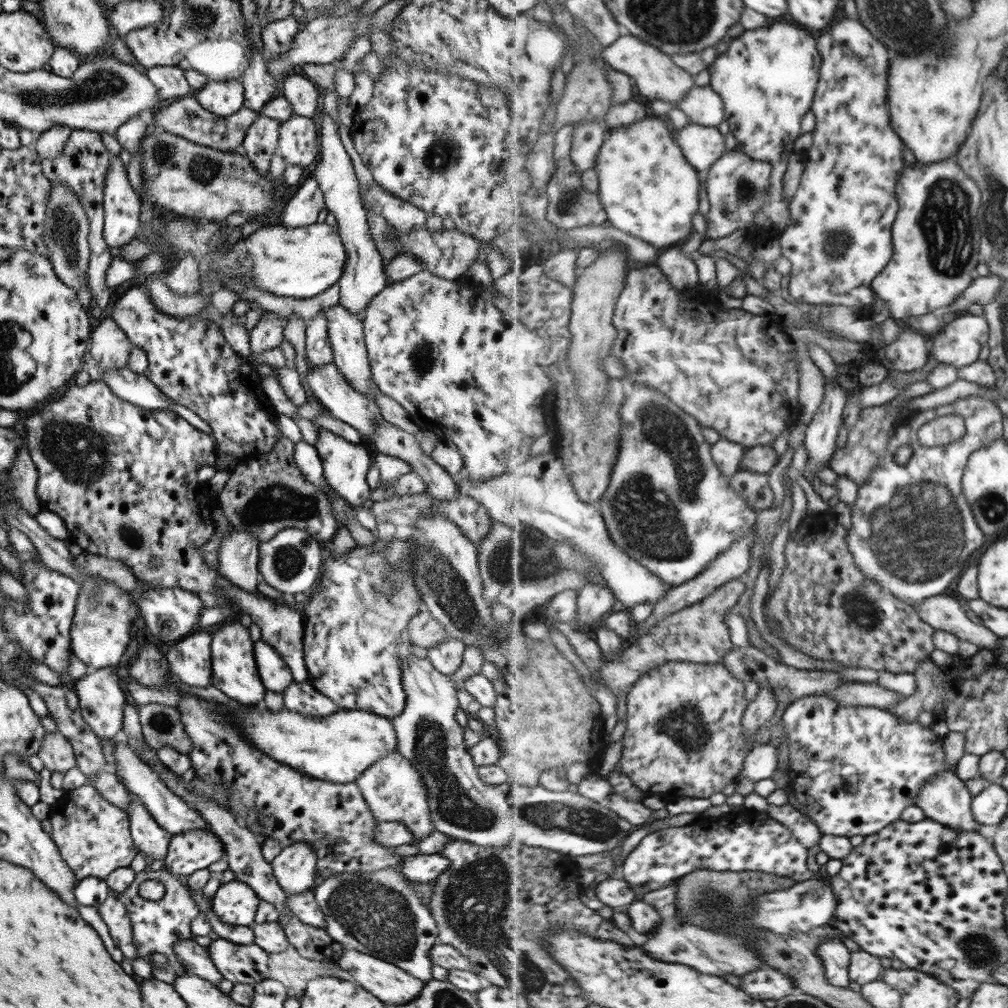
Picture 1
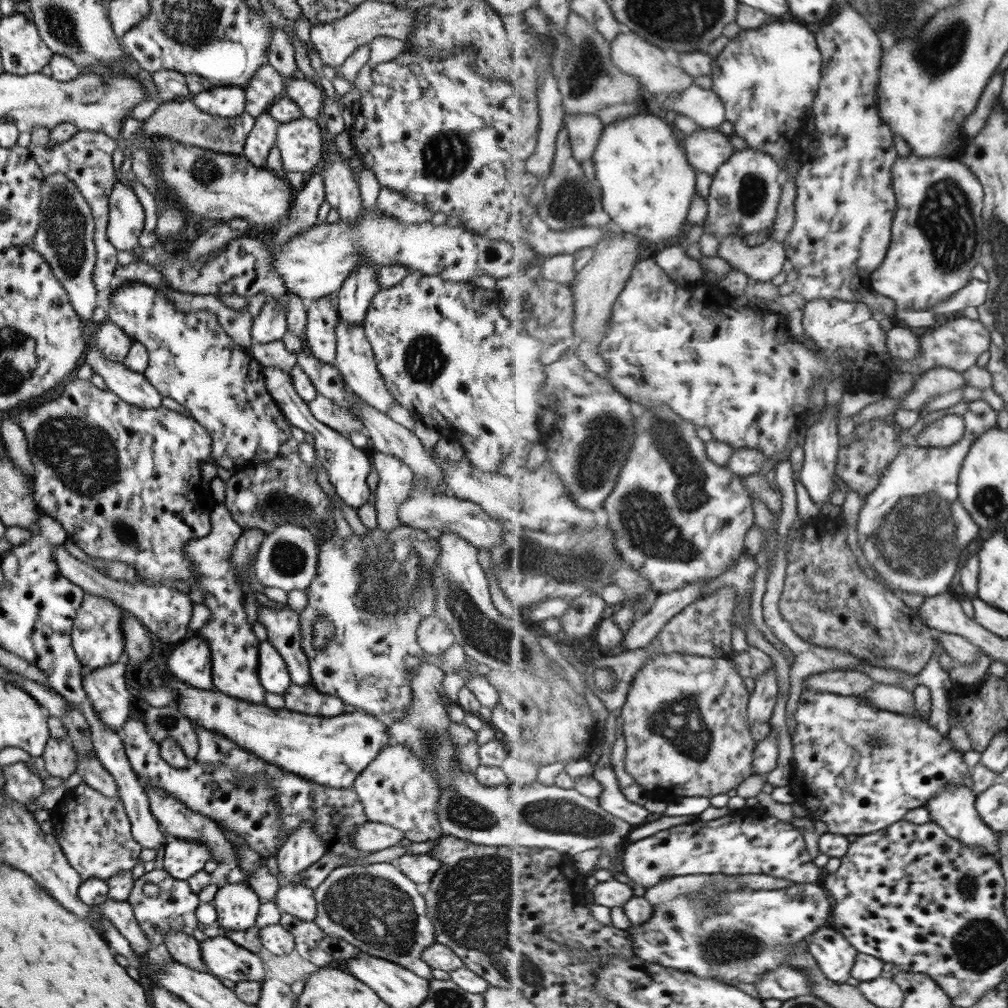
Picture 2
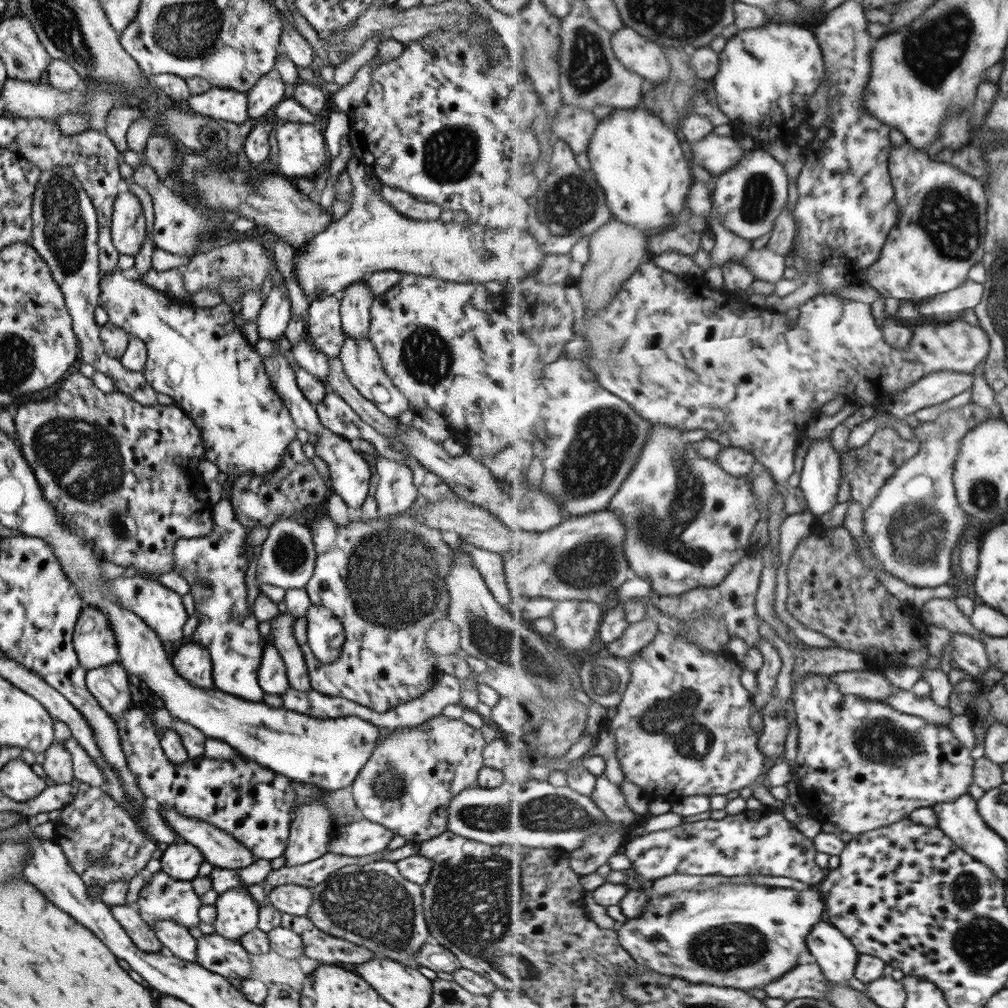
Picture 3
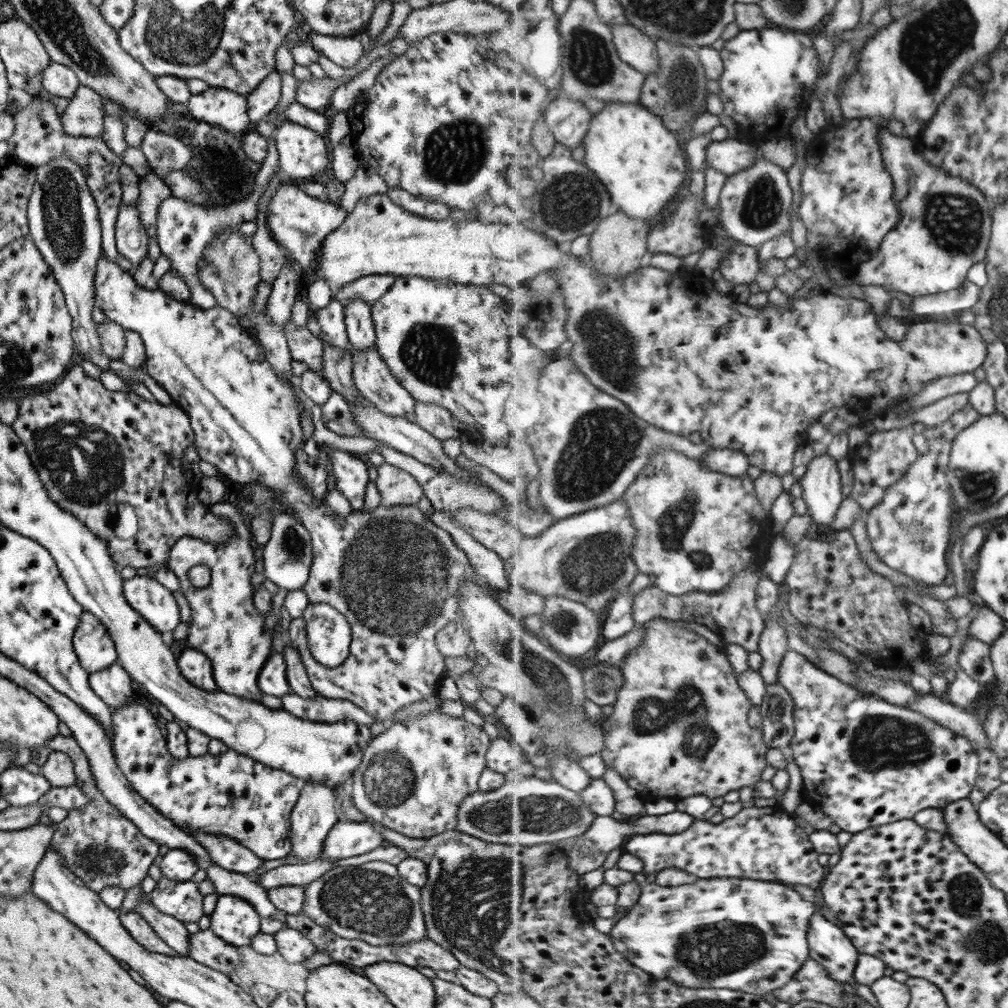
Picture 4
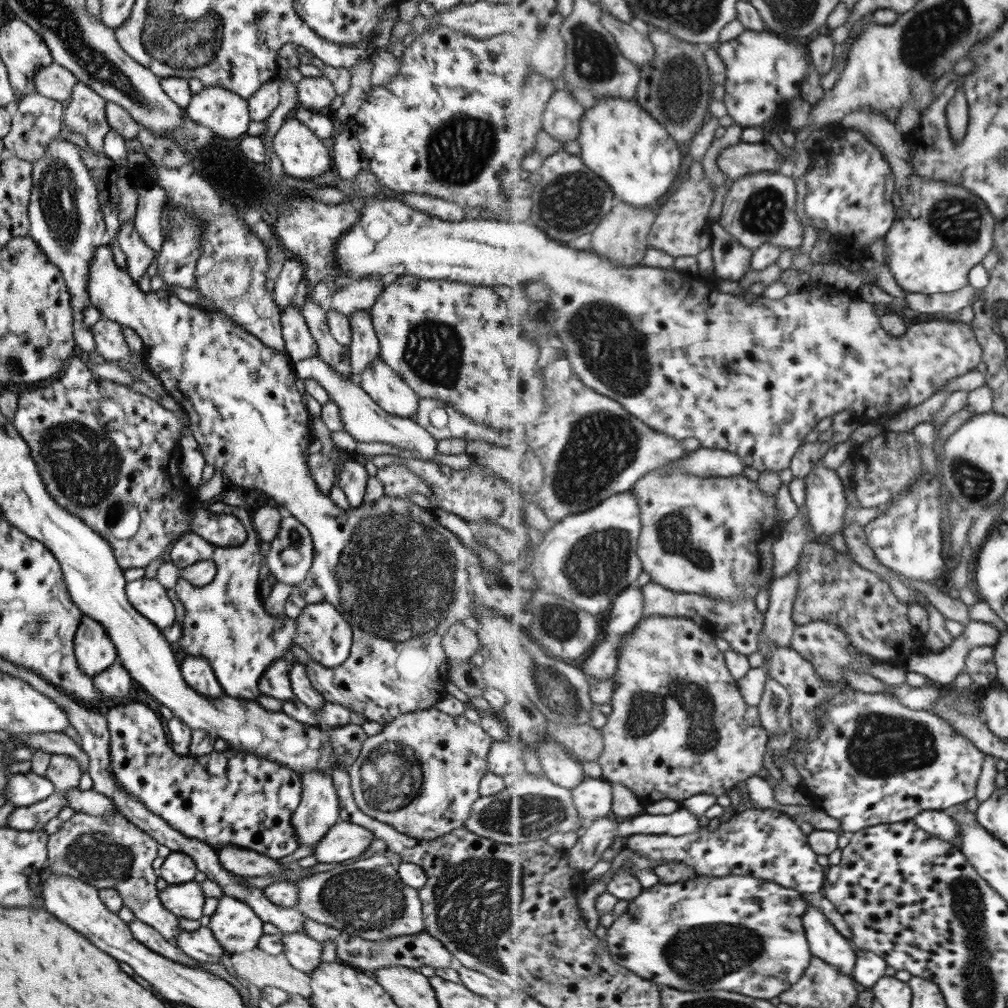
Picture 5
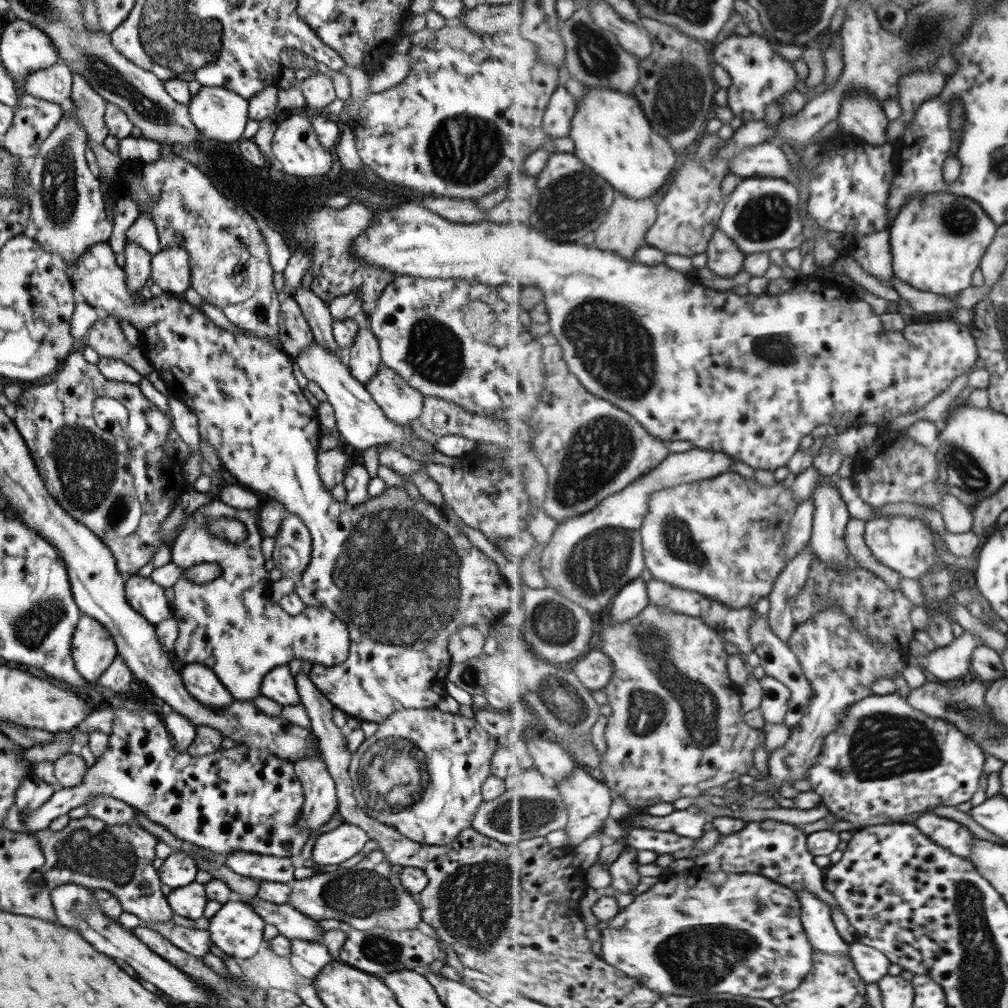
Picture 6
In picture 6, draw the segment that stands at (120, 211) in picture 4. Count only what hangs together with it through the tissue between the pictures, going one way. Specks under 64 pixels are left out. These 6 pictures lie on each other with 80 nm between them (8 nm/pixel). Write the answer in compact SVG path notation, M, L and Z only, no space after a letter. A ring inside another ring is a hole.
M131 241L124 242L123 270L126 278L126 285L130 291L140 294L140 288L150 276L150 260L152 255L139 248L138 244Z

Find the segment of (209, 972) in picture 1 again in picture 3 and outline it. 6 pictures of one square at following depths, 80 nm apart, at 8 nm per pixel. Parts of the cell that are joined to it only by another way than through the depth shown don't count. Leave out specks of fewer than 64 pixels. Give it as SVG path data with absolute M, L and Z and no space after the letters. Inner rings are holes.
M160 920L153 932L166 953L183 961L195 963L195 939L185 927L172 920Z

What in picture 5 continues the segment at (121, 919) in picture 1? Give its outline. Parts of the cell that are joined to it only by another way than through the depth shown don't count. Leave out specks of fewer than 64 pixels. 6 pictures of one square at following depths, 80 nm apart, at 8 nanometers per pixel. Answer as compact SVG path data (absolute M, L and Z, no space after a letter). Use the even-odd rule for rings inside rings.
M135 917L129 923L126 924L133 935L133 938L140 944L143 944L151 952L159 954L171 960L171 962L179 962L183 966L191 966L195 968L197 962L189 958L187 954L183 954L179 948L163 939L163 936L159 935L151 926L147 926L144 922L141 922Z

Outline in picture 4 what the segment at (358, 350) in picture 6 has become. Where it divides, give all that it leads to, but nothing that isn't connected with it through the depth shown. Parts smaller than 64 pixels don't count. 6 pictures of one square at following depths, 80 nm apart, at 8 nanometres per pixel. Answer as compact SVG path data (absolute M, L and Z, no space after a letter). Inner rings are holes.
M361 299L350 300L342 307L346 335L352 349L375 349L375 335L370 317L370 306Z

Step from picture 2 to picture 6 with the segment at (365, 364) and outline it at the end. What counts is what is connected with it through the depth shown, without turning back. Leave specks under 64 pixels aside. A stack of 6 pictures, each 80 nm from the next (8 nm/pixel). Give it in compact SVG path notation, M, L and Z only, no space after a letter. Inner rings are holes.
M383 364L364 387L383 414L398 425L410 425L421 414L422 394Z

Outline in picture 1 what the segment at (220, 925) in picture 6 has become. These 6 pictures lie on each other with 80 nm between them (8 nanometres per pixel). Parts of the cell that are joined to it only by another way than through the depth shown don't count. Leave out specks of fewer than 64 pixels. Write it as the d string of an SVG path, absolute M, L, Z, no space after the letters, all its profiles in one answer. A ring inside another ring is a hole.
M233 879L217 884L211 897L212 911L221 922L246 927L254 922L260 898L247 883Z

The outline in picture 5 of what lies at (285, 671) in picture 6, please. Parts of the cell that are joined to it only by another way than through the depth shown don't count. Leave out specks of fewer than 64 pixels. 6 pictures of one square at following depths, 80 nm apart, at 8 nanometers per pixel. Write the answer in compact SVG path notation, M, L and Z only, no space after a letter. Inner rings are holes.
M284 659L274 660L258 680L258 689L265 695L282 702L295 699L288 679L287 662Z

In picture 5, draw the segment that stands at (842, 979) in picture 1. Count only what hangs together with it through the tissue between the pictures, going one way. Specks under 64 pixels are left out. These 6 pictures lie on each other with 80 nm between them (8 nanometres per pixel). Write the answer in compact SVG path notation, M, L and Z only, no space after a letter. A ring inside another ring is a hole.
M808 904L804 917L811 953L837 967L843 975L851 977L857 964L854 945L847 940L821 910Z

